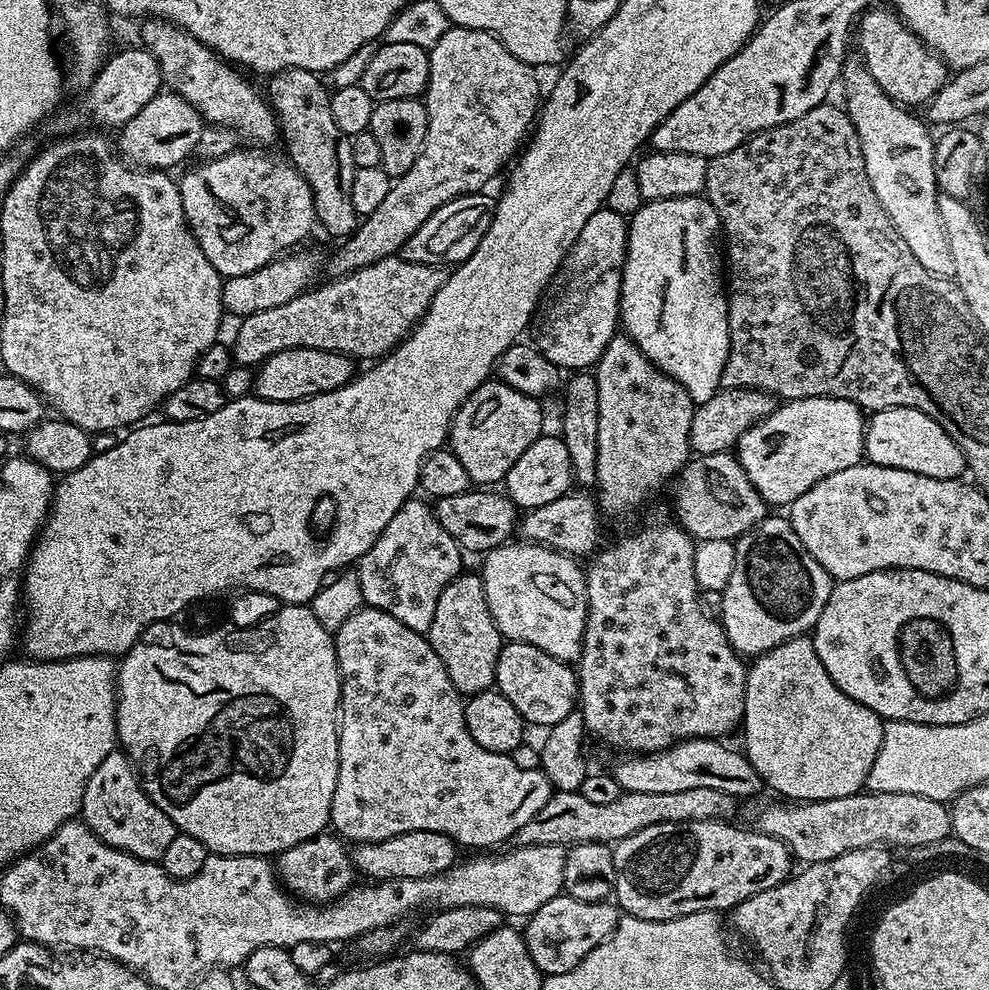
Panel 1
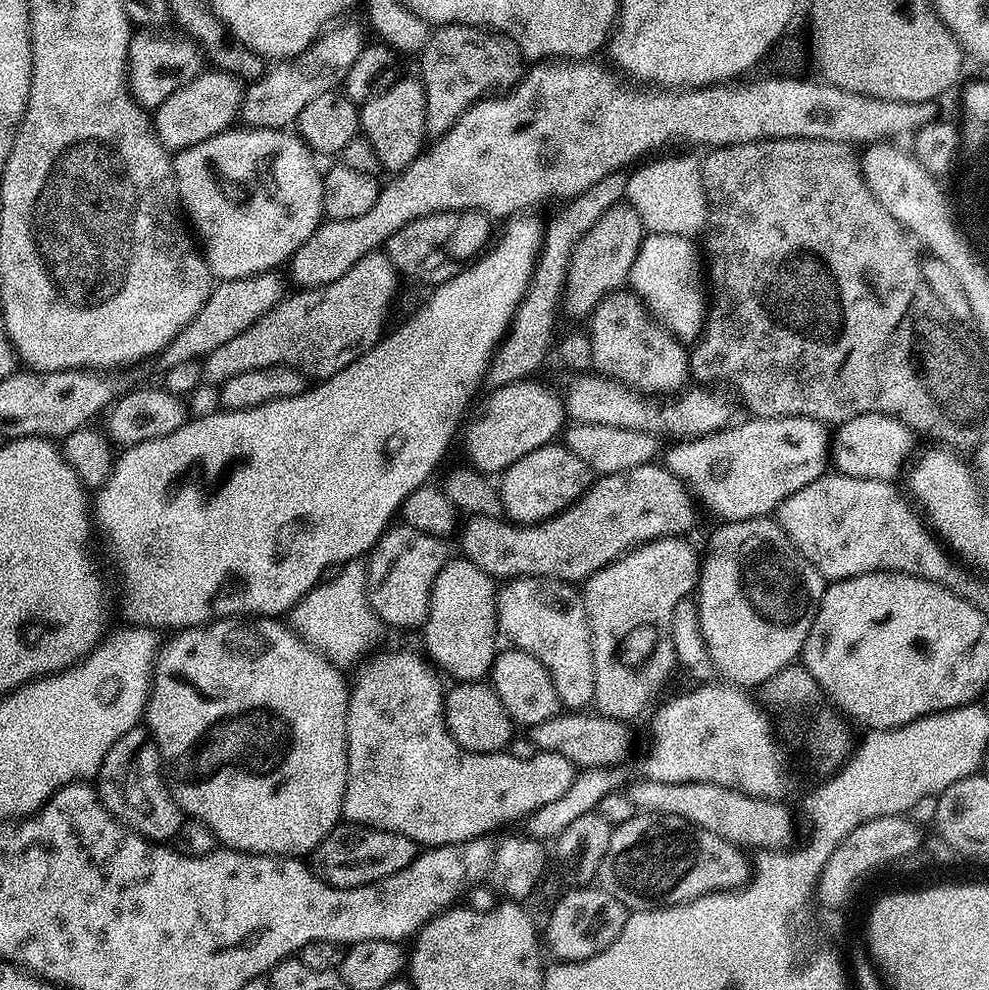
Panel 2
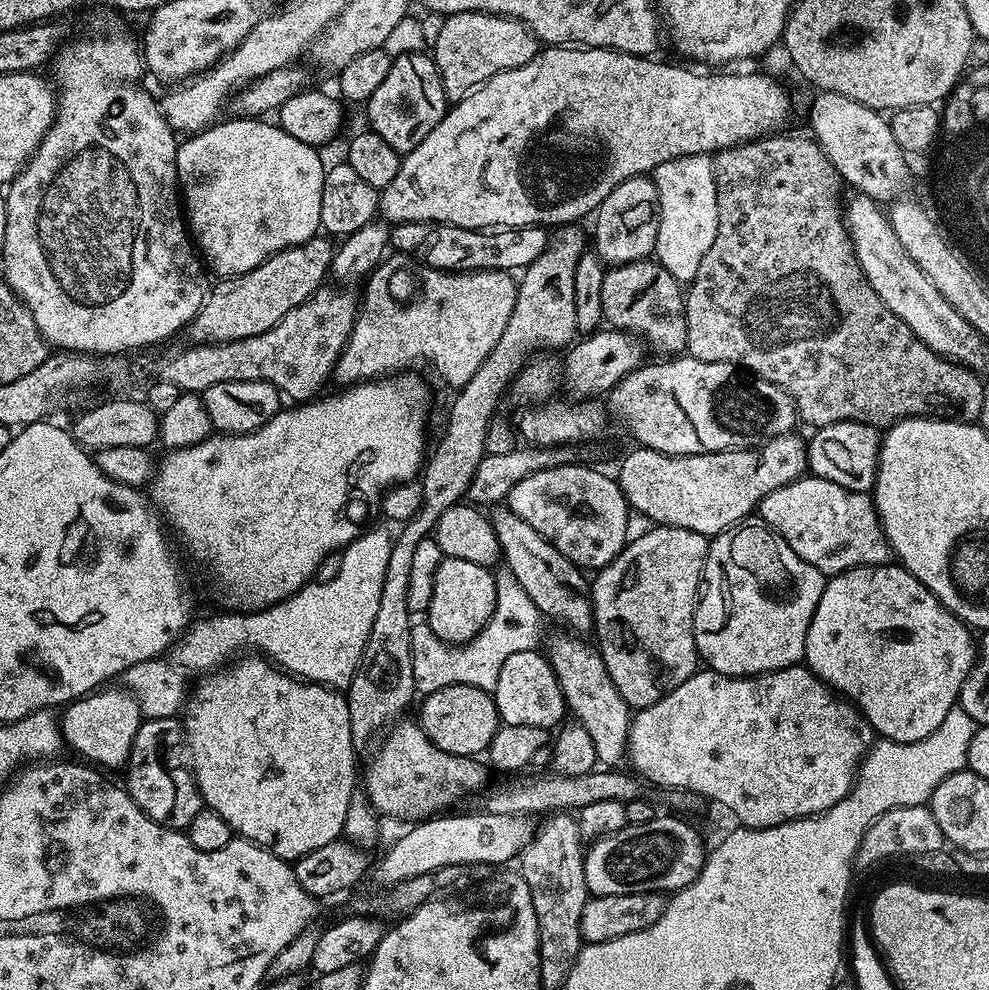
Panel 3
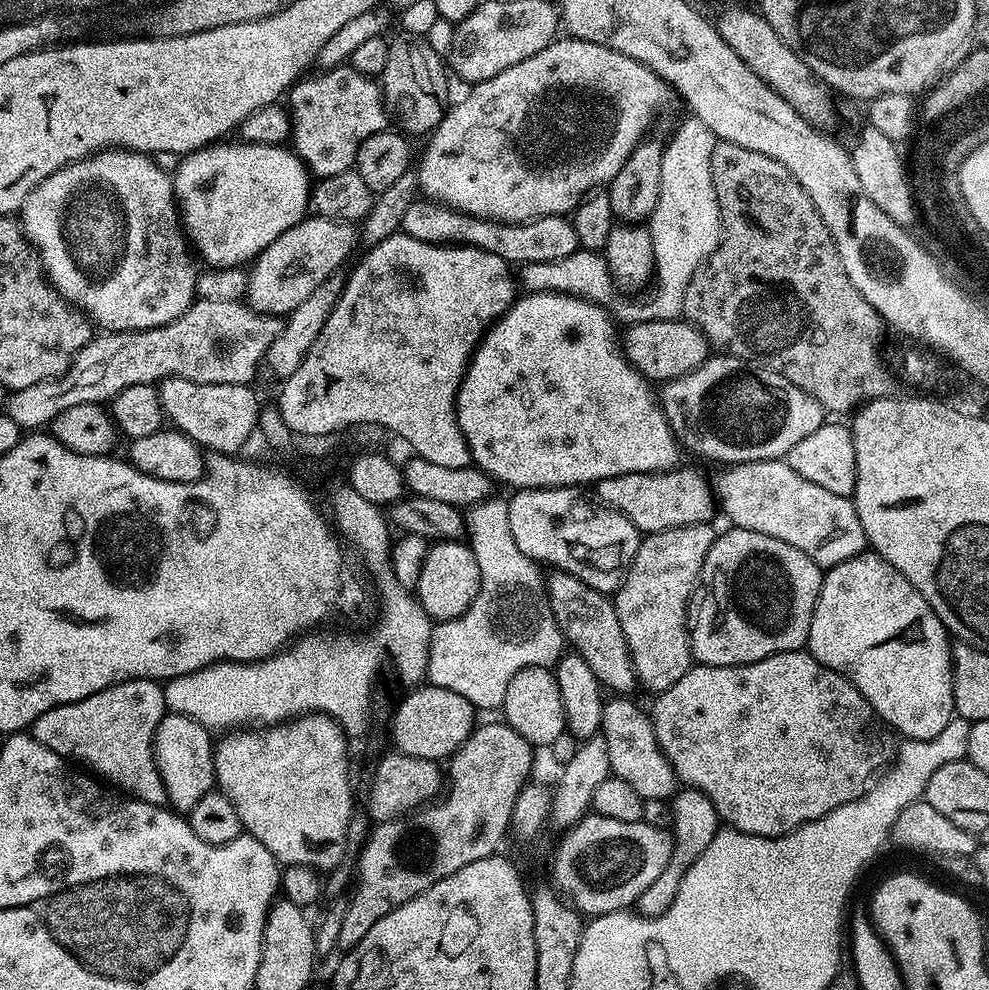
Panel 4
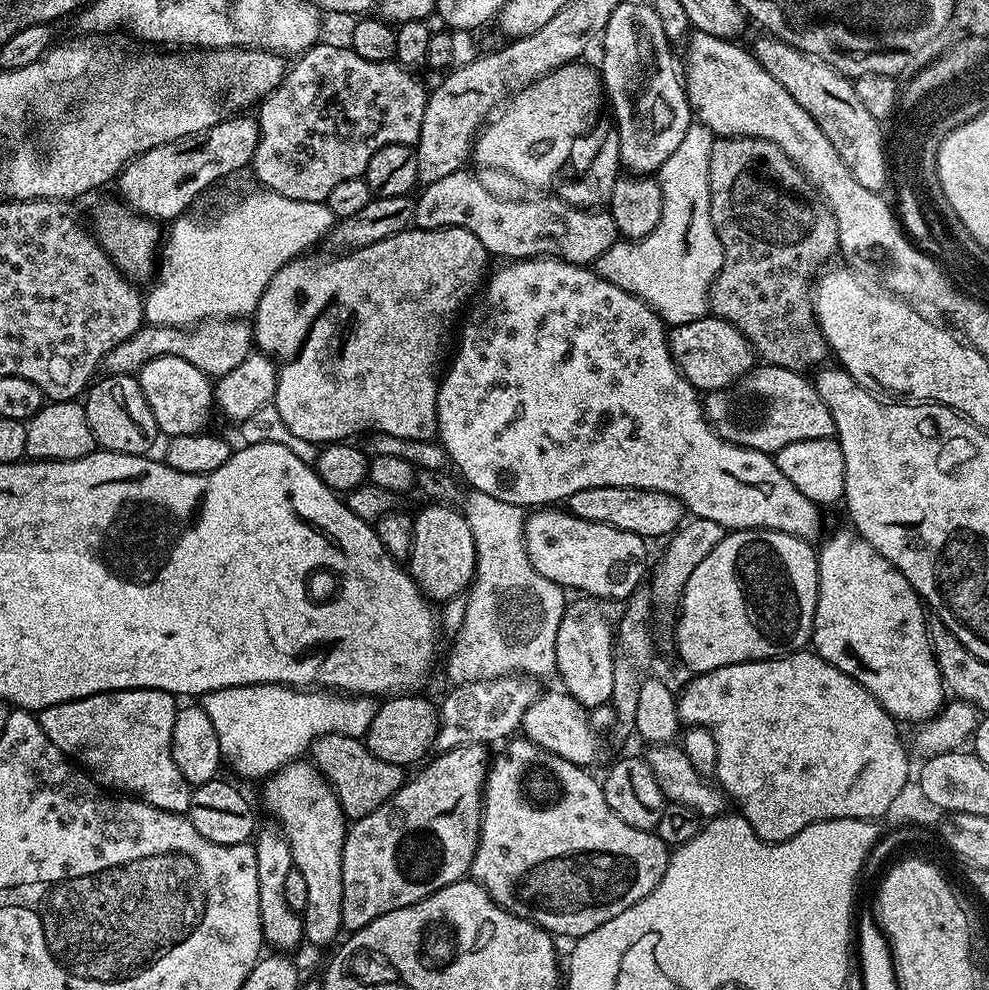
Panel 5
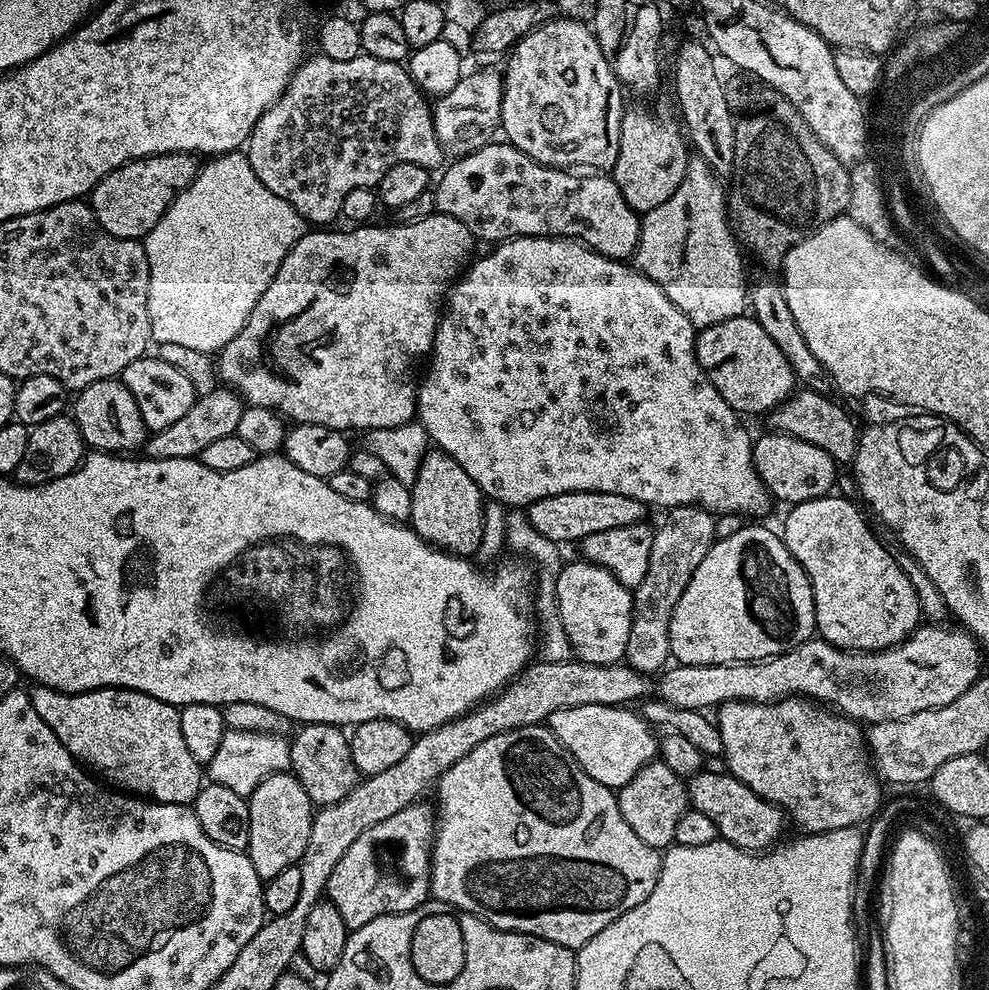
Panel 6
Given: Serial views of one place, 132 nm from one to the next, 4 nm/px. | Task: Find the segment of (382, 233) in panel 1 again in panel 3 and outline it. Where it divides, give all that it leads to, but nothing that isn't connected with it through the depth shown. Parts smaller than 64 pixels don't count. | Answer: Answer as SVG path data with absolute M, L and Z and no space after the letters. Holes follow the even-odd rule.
M459 12L445 19L438 42L430 48L430 55L442 78L446 98L455 102L466 98L490 78L526 66L541 47L541 41L520 20L489 12Z

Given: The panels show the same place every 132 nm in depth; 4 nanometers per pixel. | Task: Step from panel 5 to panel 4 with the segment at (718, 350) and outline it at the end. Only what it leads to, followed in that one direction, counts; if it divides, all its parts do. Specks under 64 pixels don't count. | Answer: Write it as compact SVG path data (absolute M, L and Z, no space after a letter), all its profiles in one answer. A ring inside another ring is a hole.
M651 320L627 325L622 336L622 347L632 365L650 382L667 382L690 374L710 355L710 345L704 333L687 320Z

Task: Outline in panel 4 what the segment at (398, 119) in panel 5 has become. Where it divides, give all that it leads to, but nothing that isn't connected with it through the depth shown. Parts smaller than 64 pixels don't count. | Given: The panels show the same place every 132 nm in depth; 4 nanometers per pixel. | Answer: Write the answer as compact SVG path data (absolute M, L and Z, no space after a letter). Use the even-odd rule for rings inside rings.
M351 66L325 68L317 76L305 75L292 85L286 96L292 130L290 147L313 177L323 178L349 171L356 163L358 146L370 134L389 127L381 85Z

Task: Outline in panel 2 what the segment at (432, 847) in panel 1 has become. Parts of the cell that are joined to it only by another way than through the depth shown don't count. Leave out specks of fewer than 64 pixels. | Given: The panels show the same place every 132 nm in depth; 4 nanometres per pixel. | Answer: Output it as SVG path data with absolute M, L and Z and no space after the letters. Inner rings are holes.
M341 822L311 853L310 864L317 876L335 888L357 888L406 870L418 855L418 846L400 832L380 832L362 824Z

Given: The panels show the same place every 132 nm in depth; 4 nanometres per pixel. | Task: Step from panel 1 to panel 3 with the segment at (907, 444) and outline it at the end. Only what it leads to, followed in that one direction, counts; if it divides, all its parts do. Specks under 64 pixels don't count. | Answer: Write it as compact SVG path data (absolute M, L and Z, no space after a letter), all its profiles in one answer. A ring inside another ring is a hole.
M853 420L834 422L811 433L808 445L807 471L826 482L834 482L846 490L855 492L873 491L876 482L876 467L880 464L881 433L877 425L863 424Z

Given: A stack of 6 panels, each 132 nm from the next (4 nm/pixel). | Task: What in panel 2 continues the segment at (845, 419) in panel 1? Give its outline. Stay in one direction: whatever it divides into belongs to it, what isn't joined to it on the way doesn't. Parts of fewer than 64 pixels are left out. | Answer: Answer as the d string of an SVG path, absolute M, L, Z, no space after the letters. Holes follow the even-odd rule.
M783 416L782 418L748 418L745 424L739 422L708 436L698 436L676 442L668 453L662 456L665 468L688 485L693 497L704 504L717 516L717 521L754 520L775 513L780 503L790 494L810 486L819 476L825 475L830 464L830 432L819 420L801 416Z

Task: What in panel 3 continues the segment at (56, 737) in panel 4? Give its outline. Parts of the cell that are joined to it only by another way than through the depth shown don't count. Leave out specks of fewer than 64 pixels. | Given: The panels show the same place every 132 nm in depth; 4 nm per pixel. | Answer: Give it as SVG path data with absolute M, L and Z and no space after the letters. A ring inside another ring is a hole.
M108 686L83 696L81 700L73 700L63 709L64 717L61 715L58 720L63 743L67 747L69 744L80 755L77 757L104 770L123 769L127 765L128 755L134 746L134 734L138 734L142 723L140 703L136 697L123 687L112 687L116 686Z

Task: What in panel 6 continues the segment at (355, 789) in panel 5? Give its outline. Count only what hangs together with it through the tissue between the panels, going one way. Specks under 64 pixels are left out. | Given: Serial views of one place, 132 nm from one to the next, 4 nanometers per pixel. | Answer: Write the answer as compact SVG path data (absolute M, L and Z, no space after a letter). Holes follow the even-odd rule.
M305 724L297 727L296 737L290 740L290 771L302 782L302 790L312 799L313 805L323 806L342 802L354 790L362 777L350 758L349 737L334 724Z

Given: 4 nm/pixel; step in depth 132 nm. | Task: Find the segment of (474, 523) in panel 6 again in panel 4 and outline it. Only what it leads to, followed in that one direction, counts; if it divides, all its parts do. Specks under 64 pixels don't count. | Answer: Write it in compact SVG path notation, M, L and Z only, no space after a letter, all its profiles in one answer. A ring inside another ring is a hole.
M442 540L433 543L429 547L426 554L426 562L422 562L422 574L418 578L418 586L414 590L414 595L426 610L426 614L432 617L433 621L443 622L461 616L472 605L479 589L480 571L478 570L478 562L467 543L460 540Z

